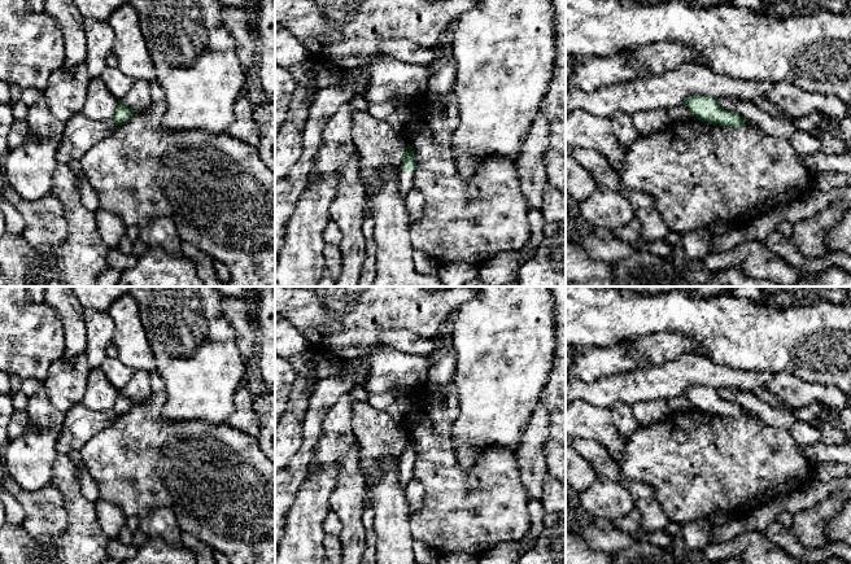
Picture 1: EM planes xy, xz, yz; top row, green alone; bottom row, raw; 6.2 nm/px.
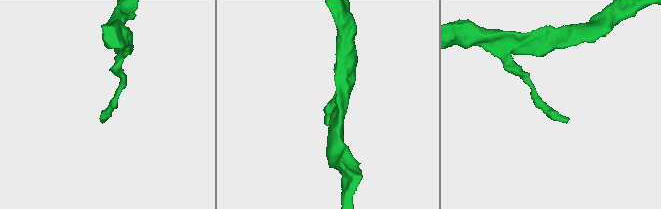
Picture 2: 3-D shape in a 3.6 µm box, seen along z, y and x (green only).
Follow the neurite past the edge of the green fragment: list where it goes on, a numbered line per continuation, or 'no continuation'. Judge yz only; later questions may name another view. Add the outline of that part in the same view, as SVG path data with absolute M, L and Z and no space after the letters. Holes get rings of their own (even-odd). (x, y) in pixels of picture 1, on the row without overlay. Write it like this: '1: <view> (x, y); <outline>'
no continuation

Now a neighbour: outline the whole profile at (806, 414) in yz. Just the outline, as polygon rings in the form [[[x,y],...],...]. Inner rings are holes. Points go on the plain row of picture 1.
[[[815,401],[807,406],[803,406],[793,414],[794,417],[799,421],[812,425],[813,420],[822,411],[822,403],[820,401]]]

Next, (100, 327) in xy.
[[[84,309],[84,322],[87,328],[84,359],[92,370],[100,367],[106,358],[106,346],[113,342],[114,322],[106,311],[92,309]]]

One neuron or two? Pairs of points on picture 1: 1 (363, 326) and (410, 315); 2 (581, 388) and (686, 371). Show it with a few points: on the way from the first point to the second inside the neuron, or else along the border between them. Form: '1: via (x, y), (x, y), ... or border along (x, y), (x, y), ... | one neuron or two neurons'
1: via (375, 315), (398, 315) | one neuron
2: via (607, 389), (660, 383) | one neuron

